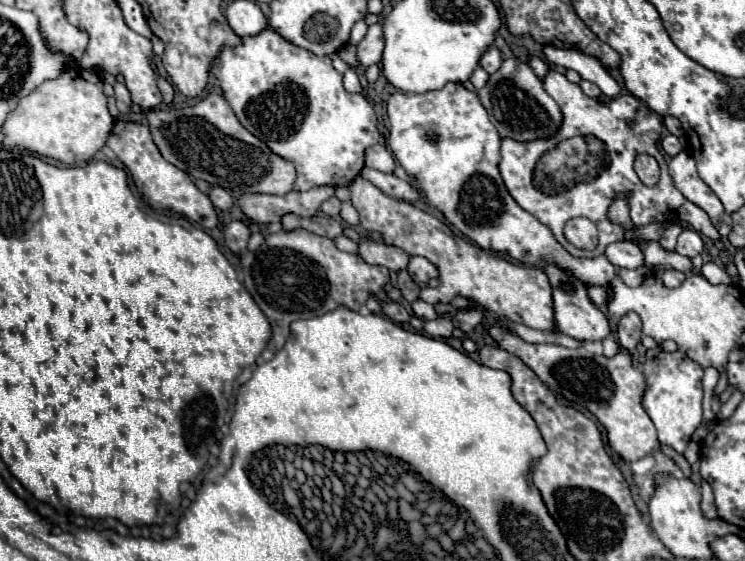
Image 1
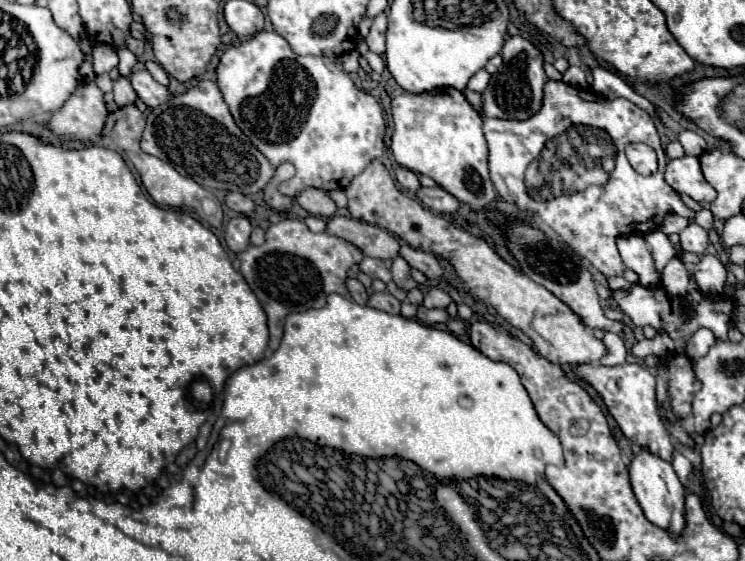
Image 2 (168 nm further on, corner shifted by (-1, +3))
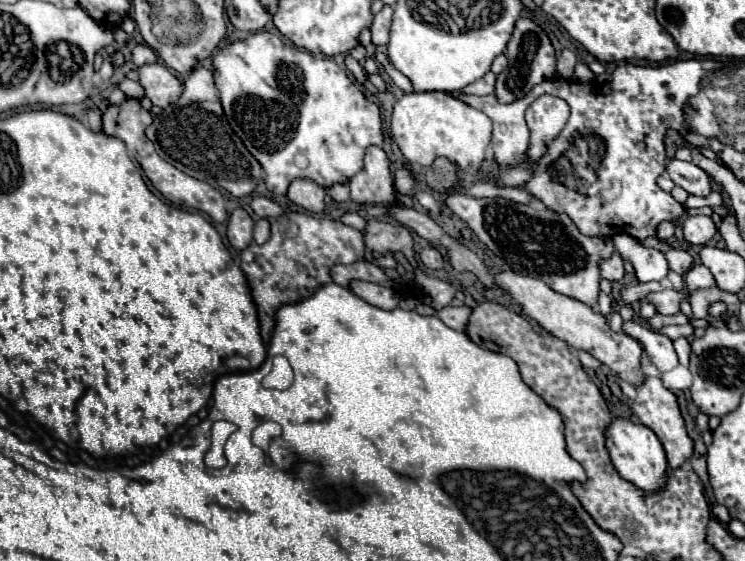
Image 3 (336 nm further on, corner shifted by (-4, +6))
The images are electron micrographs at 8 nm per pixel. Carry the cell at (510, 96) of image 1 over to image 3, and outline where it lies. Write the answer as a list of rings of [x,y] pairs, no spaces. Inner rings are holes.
[[[531,18],[517,20],[505,54],[509,58],[509,68],[497,76],[497,88],[495,88],[499,102],[511,102],[523,98],[535,84],[549,80],[555,74],[555,50],[551,46],[551,40],[543,32],[543,28],[535,24]]]

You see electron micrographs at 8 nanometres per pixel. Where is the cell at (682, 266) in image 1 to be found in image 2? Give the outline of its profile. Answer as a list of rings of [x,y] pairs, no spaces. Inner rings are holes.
[[[704,255],[694,265],[694,279],[698,283],[698,289],[706,293],[708,297],[718,297],[724,291],[726,283],[726,267],[720,263],[714,255]]]

